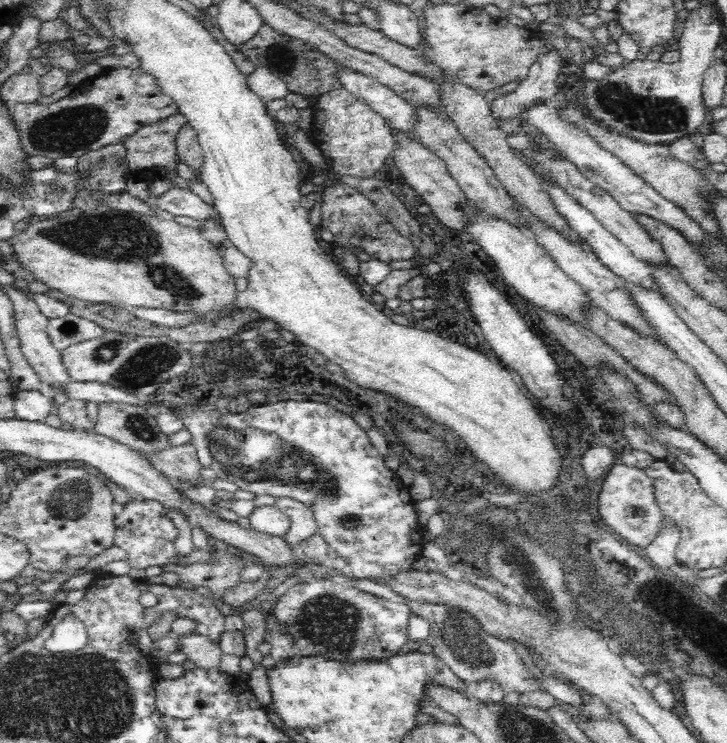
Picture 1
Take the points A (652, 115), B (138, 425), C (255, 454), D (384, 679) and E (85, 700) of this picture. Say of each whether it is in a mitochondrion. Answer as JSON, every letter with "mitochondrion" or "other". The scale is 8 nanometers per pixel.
{"A":"mitochondrion","B":"mitochondrion","C":"mitochondrion","D":"other","E":"mitochondrion"}

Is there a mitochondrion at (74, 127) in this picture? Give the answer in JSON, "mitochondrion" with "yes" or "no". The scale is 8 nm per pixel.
{"mitochondrion":"yes"}

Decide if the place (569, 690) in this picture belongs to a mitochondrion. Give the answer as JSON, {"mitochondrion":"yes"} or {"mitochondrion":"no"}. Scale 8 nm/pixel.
{"mitochondrion":"no"}

